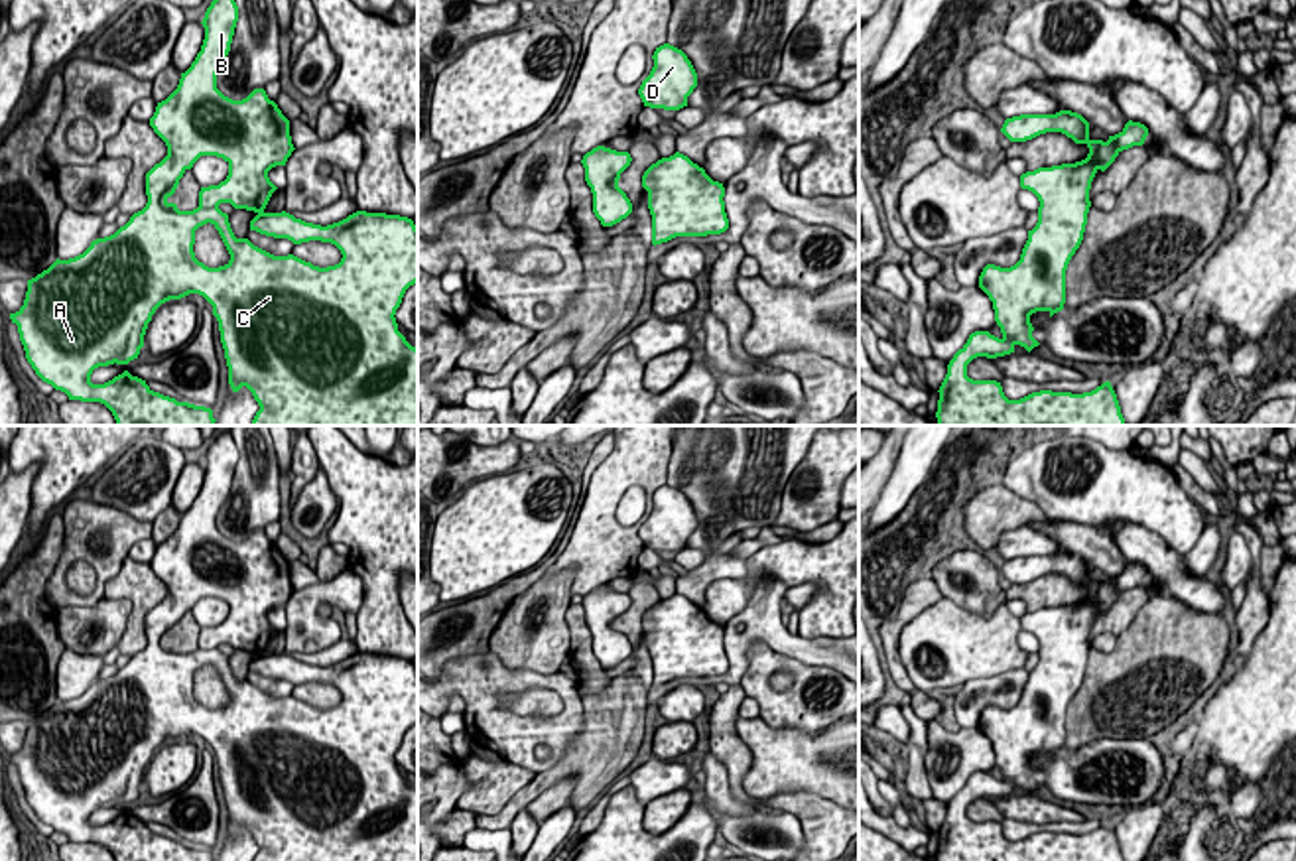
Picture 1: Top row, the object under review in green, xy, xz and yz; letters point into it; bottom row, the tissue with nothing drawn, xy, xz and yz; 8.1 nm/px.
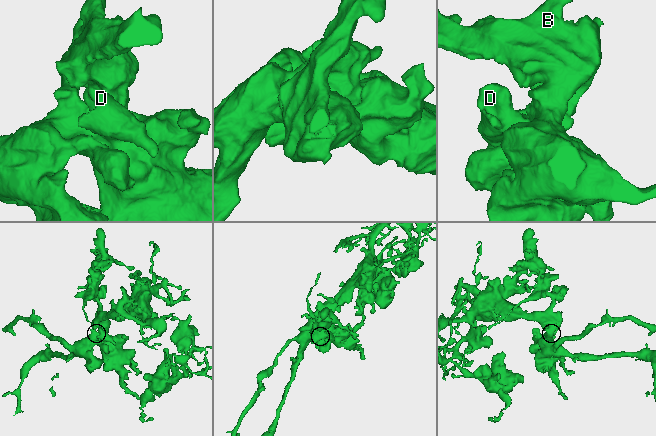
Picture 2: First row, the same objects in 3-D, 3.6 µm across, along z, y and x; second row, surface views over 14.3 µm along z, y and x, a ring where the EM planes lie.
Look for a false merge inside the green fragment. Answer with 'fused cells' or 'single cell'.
single cell

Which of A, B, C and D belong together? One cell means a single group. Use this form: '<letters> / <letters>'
A B C D

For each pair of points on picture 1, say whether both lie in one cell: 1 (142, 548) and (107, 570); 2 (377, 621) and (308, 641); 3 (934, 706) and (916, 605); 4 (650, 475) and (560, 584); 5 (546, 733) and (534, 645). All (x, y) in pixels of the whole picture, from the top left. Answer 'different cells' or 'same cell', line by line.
1: different cells
2: different cells
3: same cell
4: different cells
5: different cells

